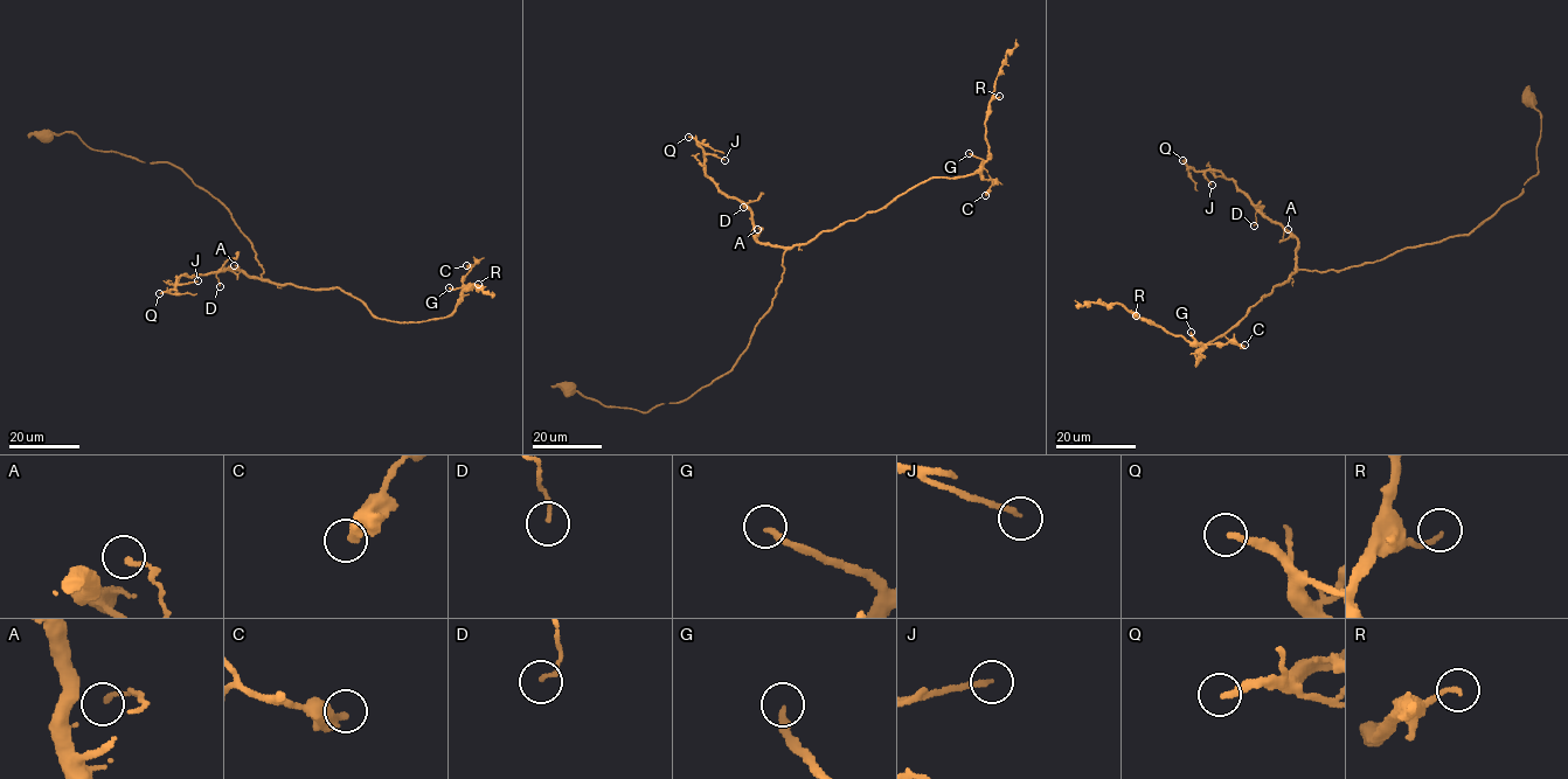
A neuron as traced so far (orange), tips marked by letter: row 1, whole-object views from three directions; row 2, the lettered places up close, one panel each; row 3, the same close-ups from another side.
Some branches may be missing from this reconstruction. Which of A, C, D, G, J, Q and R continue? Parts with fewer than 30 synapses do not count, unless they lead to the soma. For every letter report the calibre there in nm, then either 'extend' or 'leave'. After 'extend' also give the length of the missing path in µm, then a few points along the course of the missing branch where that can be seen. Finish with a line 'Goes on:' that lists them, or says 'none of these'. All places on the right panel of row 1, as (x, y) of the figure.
A: 110 nm thick; leave
C: 420 nm thick; leave
D: 110 nm thick; leave
G: 240 nm thick; extend; about 20 µm are missing; missing branch runs (1191, 332), (1191, 322), (1186, 318), (1166, 312), (1159, 294)
J: 180 nm thick; leave
Q: 240 nm thick; leave
R: 140 nm thick; leave
Goes on: G

